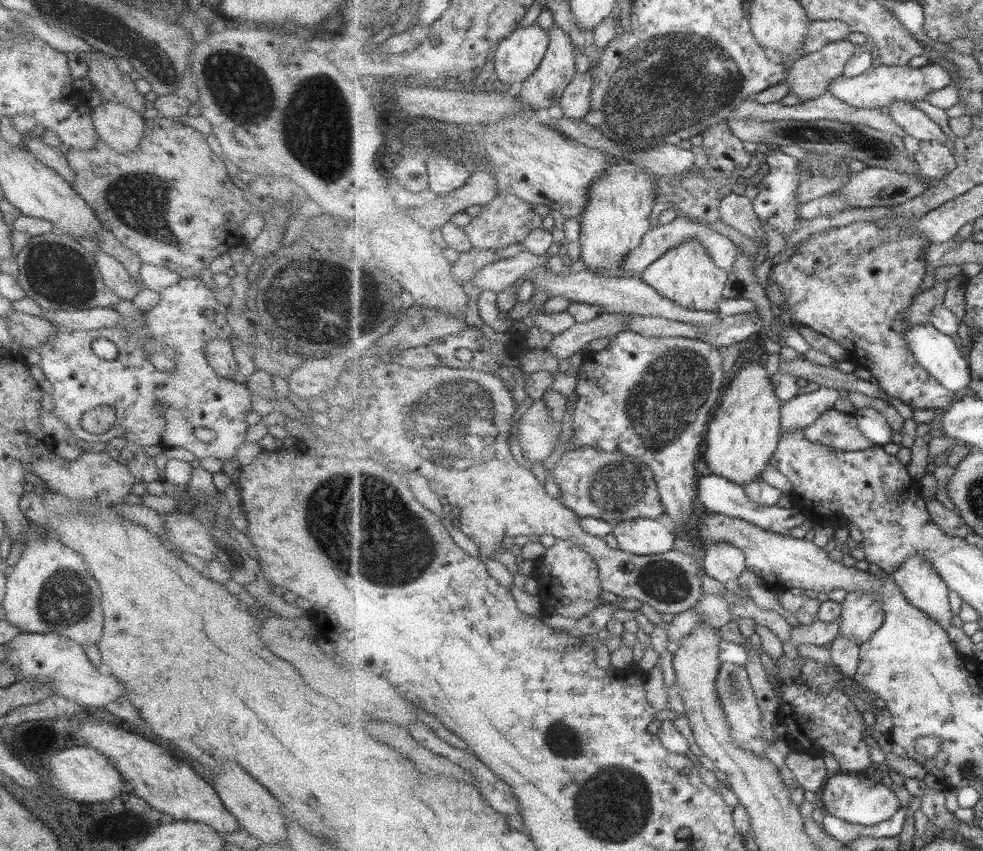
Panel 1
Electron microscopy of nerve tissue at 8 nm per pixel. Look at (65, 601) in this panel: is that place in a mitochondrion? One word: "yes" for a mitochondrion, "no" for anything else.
yes

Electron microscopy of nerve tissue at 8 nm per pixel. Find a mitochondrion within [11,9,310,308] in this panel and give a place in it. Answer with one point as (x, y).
(145, 208)

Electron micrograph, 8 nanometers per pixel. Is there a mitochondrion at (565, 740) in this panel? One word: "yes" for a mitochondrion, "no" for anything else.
yes

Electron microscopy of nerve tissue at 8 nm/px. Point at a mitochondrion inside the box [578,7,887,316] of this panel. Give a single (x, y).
(675, 82)

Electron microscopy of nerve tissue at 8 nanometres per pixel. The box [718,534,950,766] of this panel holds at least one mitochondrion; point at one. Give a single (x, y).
(736, 690)

